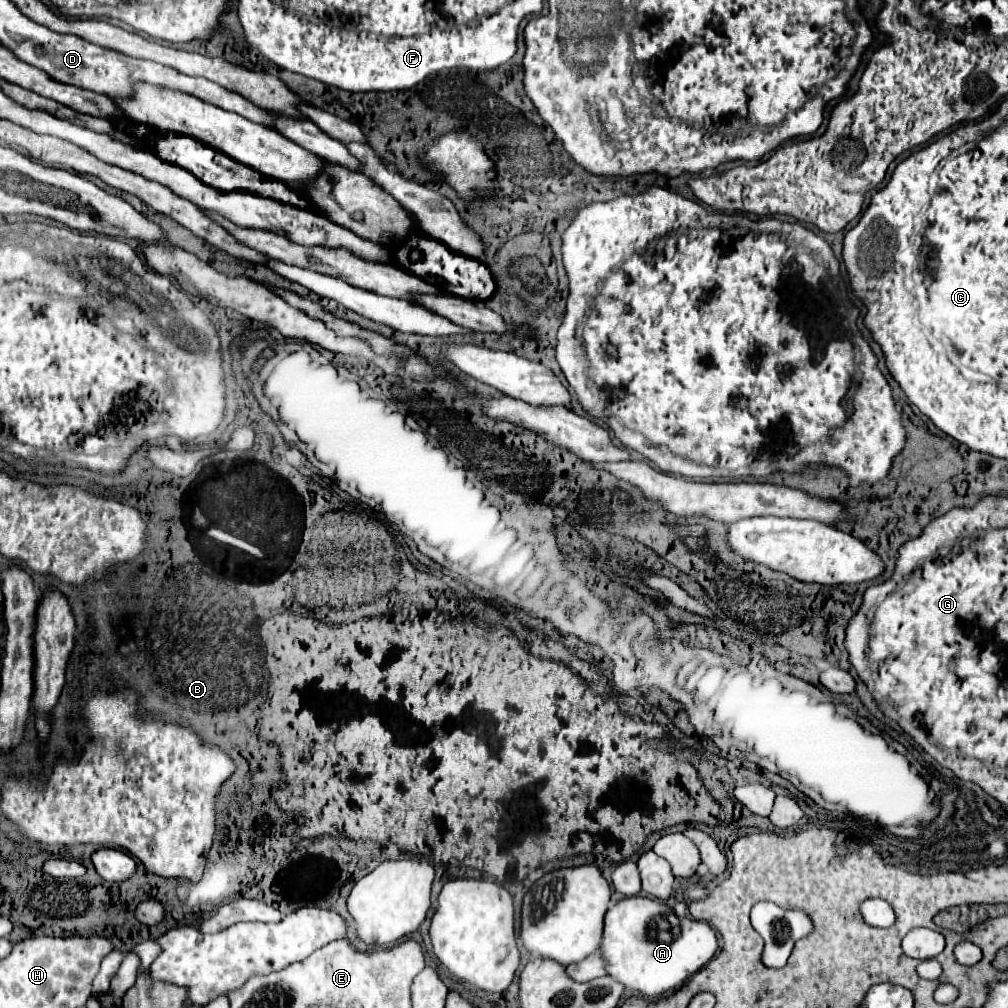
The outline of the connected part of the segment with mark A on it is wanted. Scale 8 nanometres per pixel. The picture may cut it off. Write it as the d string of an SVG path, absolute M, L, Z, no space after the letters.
M628 897L606 911L602 945L598 951L604 957L606 973L612 979L642 999L656 1001L682 987L688 977L712 959L716 949L718 941L710 925L688 917L680 923L666 903L648 897Z

